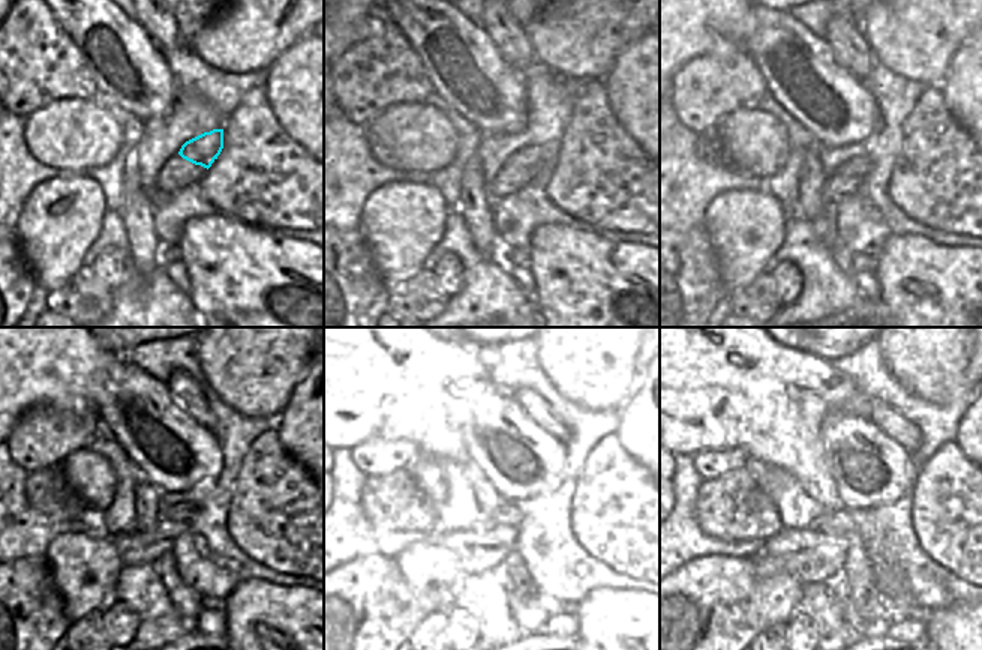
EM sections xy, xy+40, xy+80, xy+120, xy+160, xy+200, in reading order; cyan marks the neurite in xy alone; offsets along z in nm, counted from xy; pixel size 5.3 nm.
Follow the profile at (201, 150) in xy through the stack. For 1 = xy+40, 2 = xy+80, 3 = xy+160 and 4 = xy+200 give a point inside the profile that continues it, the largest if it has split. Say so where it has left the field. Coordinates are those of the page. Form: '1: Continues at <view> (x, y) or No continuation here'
1: Continues at xy+40 (528, 158)
2: Continues at xy+80 (856, 167)
3: Continues at xy+160 (507, 514)
4: Continues at xy+200 (840, 521)

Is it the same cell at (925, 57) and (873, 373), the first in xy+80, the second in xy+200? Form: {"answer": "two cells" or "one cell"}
{"answer": "two cells"}

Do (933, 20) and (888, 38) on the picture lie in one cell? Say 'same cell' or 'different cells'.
same cell

